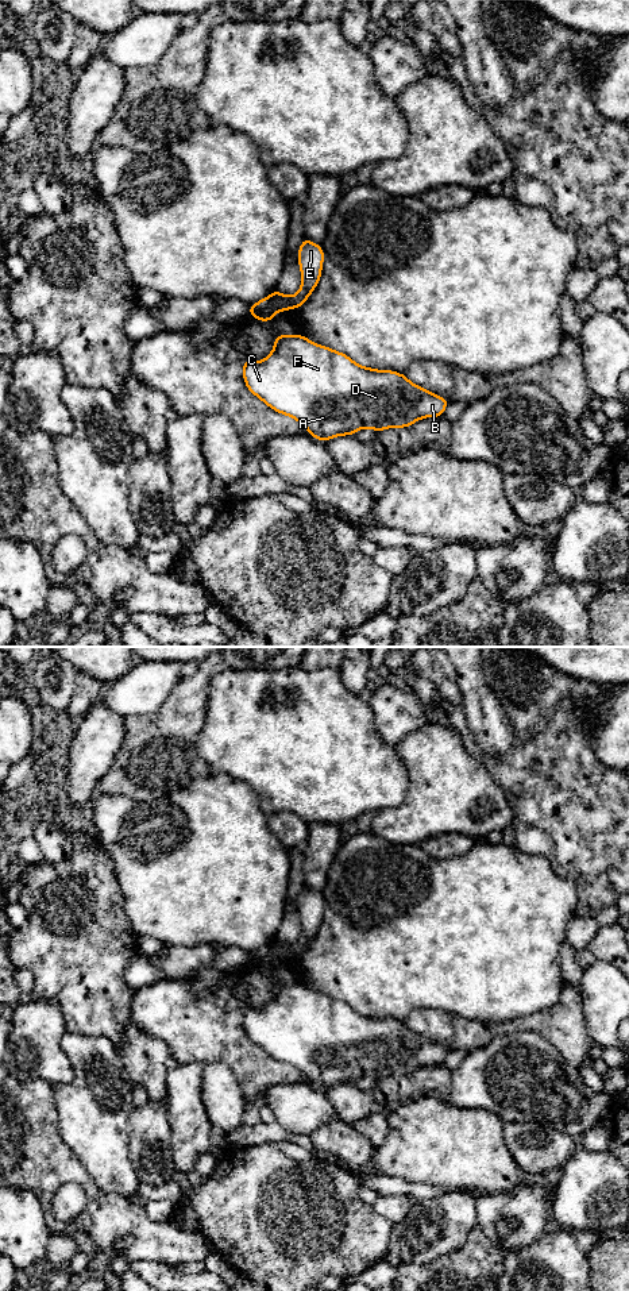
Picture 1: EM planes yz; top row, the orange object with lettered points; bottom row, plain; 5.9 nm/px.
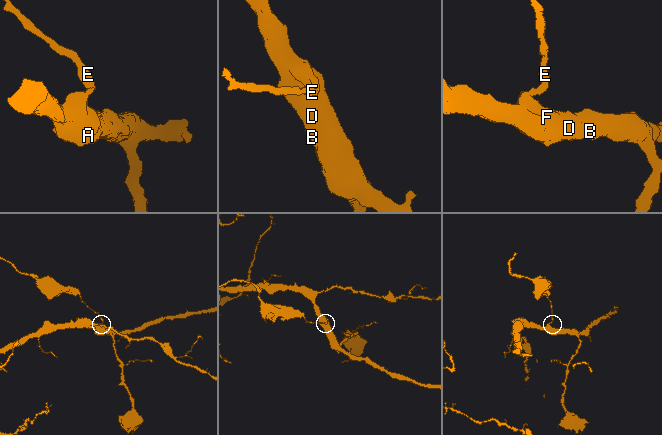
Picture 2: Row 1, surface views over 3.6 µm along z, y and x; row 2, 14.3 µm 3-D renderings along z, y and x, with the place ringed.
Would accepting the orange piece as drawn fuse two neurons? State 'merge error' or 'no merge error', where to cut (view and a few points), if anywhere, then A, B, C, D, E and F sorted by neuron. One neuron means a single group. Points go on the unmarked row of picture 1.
merge error | yz (267, 945), (277, 959) | A B C D F / E

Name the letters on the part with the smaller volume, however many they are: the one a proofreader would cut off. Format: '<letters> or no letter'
E

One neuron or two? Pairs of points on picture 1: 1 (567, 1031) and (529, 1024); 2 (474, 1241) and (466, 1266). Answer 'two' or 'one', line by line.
1: one
2: one

